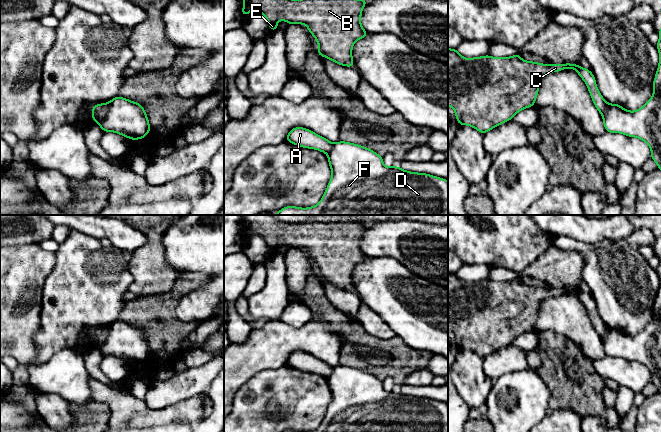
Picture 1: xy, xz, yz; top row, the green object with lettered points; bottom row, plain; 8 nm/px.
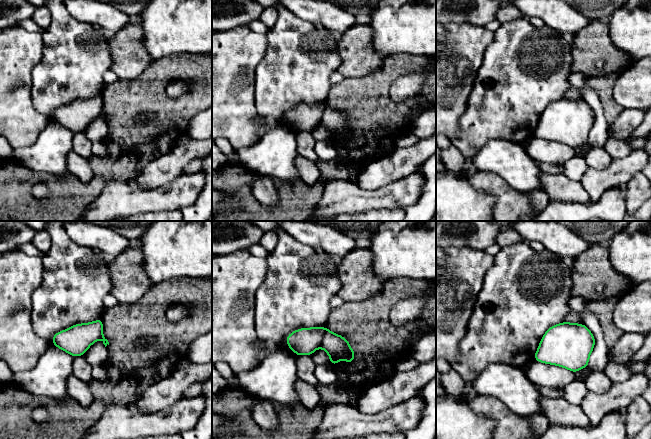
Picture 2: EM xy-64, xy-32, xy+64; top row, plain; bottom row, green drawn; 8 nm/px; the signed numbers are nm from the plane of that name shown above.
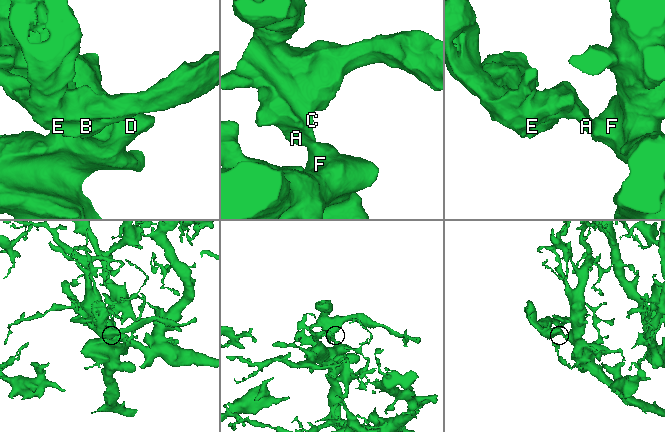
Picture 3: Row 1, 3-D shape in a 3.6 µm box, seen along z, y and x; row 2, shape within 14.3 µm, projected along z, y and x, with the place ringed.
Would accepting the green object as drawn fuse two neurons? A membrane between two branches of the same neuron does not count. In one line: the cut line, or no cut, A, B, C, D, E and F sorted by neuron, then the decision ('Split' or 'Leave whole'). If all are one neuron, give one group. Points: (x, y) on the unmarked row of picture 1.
Split along xy (109, 326), (106, 339), (98, 347). Groups: A B C E / D F. Split

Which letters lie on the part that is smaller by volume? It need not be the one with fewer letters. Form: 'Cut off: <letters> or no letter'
Cut off: A, B, C, E

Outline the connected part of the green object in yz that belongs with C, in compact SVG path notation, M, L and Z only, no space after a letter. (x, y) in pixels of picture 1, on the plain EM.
M448 272L448 330L455 335L459 349L472 350L485 358L498 349L512 344L521 334L535 330L539 308L543 300L564 293L574 293L584 304L597 334L604 338L607 326L597 312L593 297L578 288L546 289L523 284L519 278L496 282L489 279L467 283L456 273Z

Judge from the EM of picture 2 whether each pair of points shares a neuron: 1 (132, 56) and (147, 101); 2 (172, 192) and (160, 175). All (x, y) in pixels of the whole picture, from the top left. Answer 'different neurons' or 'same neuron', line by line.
1: different neurons
2: different neurons

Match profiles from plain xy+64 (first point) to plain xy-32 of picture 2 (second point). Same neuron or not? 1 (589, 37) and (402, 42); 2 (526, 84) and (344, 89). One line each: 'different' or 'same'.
1: different
2: different

